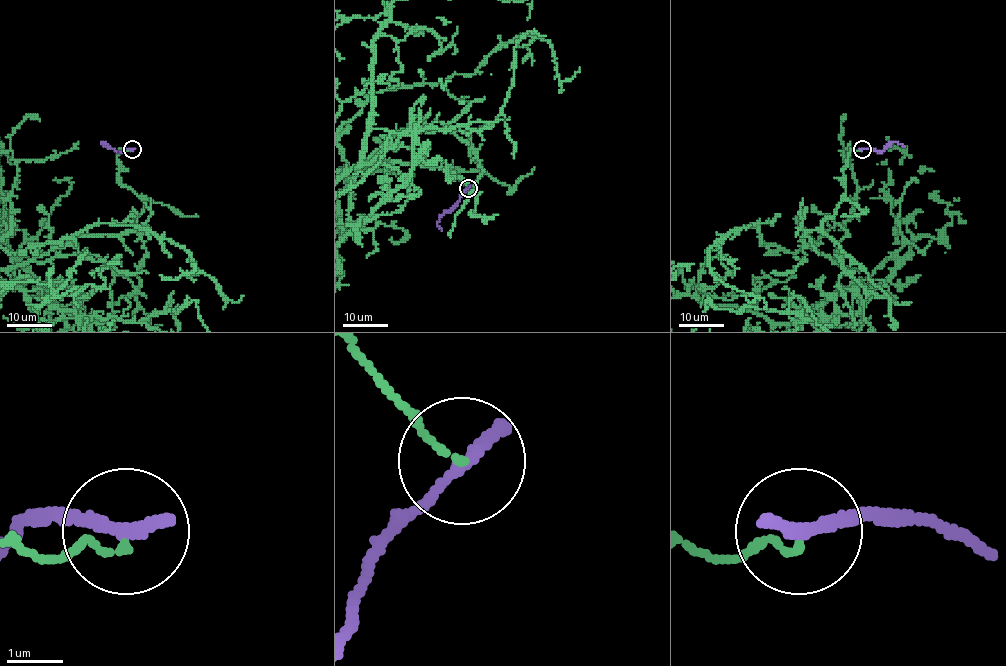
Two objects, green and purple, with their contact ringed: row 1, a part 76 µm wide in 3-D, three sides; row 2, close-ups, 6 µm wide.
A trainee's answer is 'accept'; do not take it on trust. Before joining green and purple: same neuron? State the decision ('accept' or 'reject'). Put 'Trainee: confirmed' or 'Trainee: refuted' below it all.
reject
Trainee: refuted

